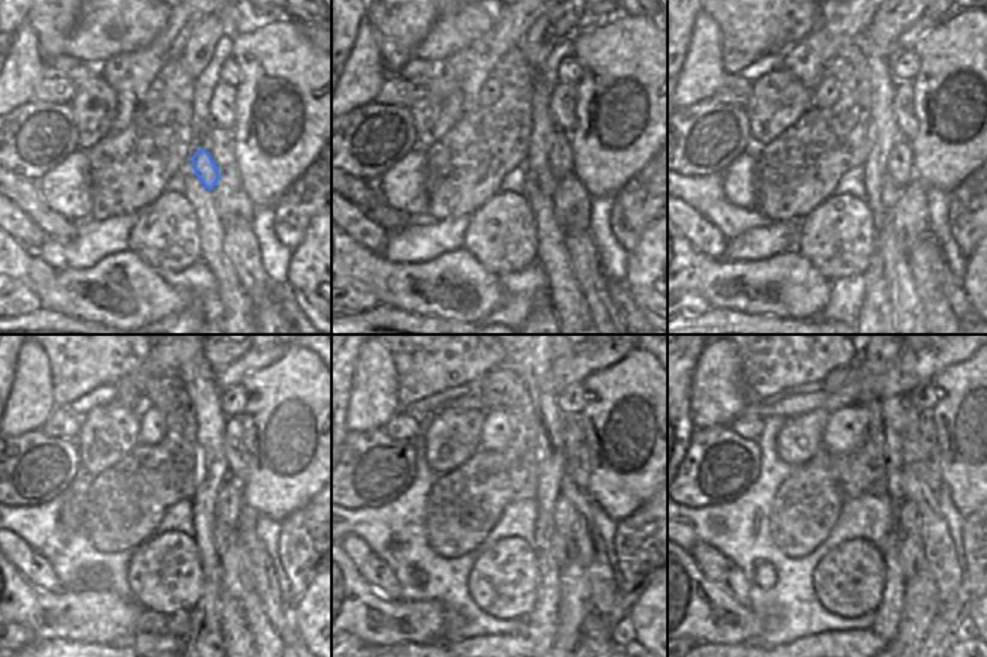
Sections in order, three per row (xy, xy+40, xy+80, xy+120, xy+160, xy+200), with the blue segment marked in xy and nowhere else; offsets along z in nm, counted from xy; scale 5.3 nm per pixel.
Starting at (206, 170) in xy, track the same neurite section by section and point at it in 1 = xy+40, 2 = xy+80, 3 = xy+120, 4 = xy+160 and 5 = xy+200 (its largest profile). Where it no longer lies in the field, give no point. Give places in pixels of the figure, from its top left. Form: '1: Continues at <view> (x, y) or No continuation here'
1: Continues at xy+40 (546, 180)
2: Continues at xy+80 (890, 191)
3: Continues at xy+120 (222, 533)
4: Continues at xy+160 (563, 549)
5: Continues at xy+200 (911, 554).

